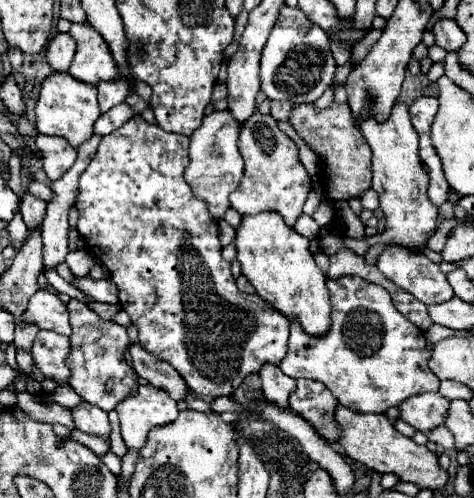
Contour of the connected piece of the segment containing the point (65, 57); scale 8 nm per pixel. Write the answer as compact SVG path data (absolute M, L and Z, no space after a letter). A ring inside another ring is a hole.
M58 32L50 44L48 44L48 52L46 52L46 60L52 66L52 70L56 72L66 72L72 64L72 56L76 52L76 44L68 34Z

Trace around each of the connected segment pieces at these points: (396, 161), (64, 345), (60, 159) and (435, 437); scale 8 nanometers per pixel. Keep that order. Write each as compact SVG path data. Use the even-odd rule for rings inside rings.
M396 100L392 114L384 122L374 120L374 114L366 114L360 120L360 130L372 148L372 188L378 192L380 208L386 214L386 230L363 239L371 246L376 242L392 242L410 250L422 250L426 240L438 228L438 210L426 194L428 174L418 154L418 136L412 128L408 106Z
M40 330L32 346L32 358L36 368L40 368L44 378L54 380L58 386L68 384L68 352L70 338L56 334L52 330Z
M36 136L36 148L40 150L44 170L50 180L58 180L76 160L76 150L64 138L54 136Z
M438 426L432 432L426 432L426 436L428 436L430 442L438 444L444 450L452 450L454 448L454 436L452 436L452 432L446 426Z

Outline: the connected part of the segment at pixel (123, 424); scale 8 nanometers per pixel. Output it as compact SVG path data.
M152 384L140 386L132 396L126 396L116 406L116 412L126 446L136 450L146 444L148 432L154 426L168 424L178 416L176 400L162 388L152 388Z

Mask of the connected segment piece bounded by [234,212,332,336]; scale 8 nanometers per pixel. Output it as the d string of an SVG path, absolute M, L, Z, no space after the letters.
M260 212L252 216L242 216L236 228L236 252L242 266L242 274L256 288L258 296L270 302L290 320L300 320L308 334L320 336L330 326L330 296L326 290L326 276L316 266L310 250L308 238L300 236L294 228L288 228L276 212Z

